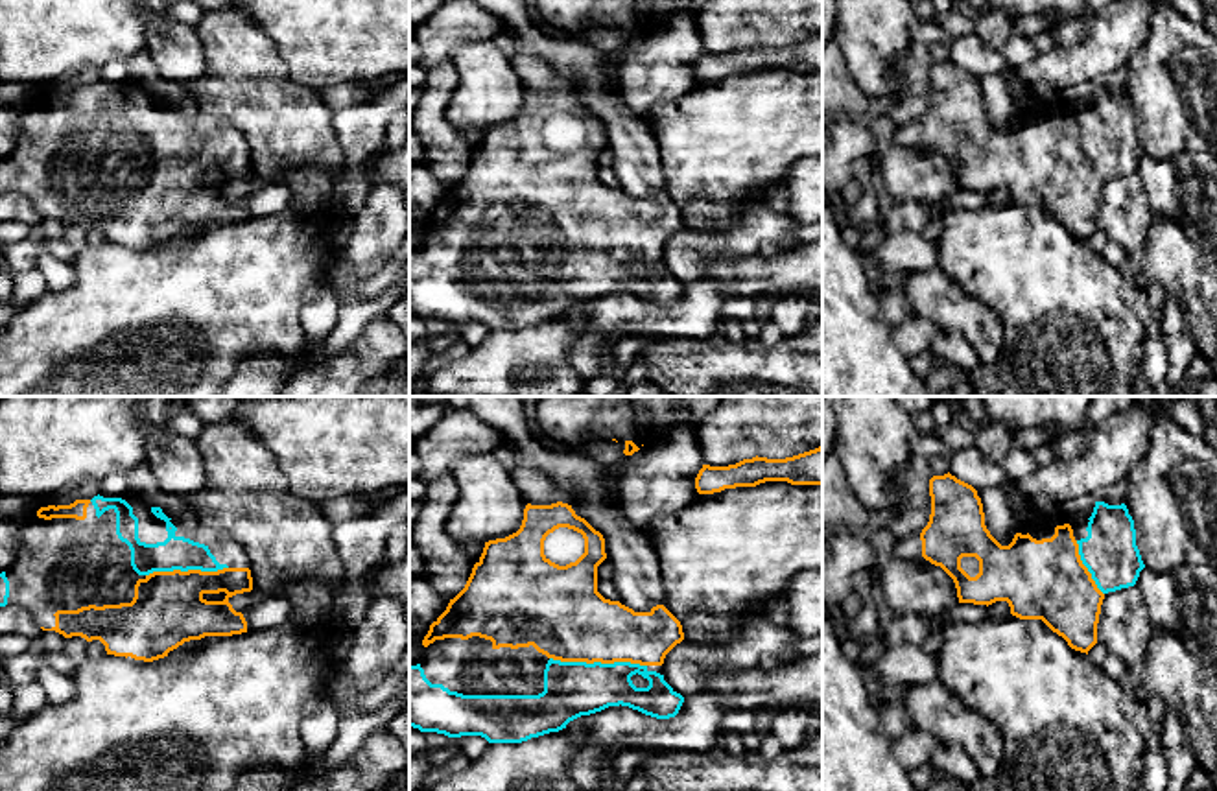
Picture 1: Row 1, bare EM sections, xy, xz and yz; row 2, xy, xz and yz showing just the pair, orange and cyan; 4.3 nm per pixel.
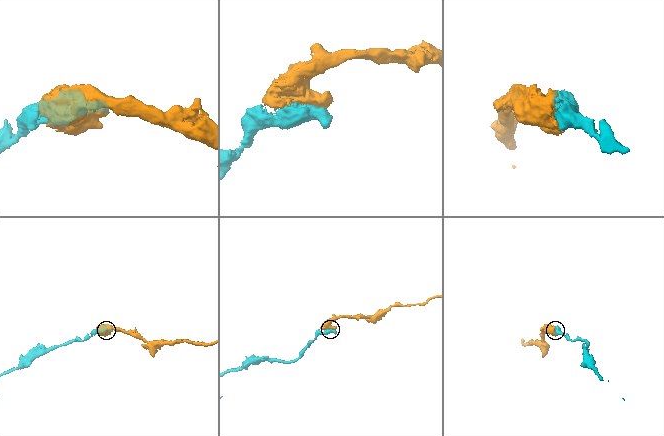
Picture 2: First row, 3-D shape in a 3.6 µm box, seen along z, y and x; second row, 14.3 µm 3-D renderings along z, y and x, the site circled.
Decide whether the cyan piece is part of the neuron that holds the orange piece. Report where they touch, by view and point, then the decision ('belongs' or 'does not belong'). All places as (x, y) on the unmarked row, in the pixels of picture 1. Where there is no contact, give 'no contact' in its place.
meets orange in xz at (598, 247); belongs

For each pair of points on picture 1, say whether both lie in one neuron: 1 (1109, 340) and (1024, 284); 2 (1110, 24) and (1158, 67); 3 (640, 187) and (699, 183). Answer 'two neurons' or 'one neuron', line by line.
1: one neuron
2: two neurons
3: two neurons

